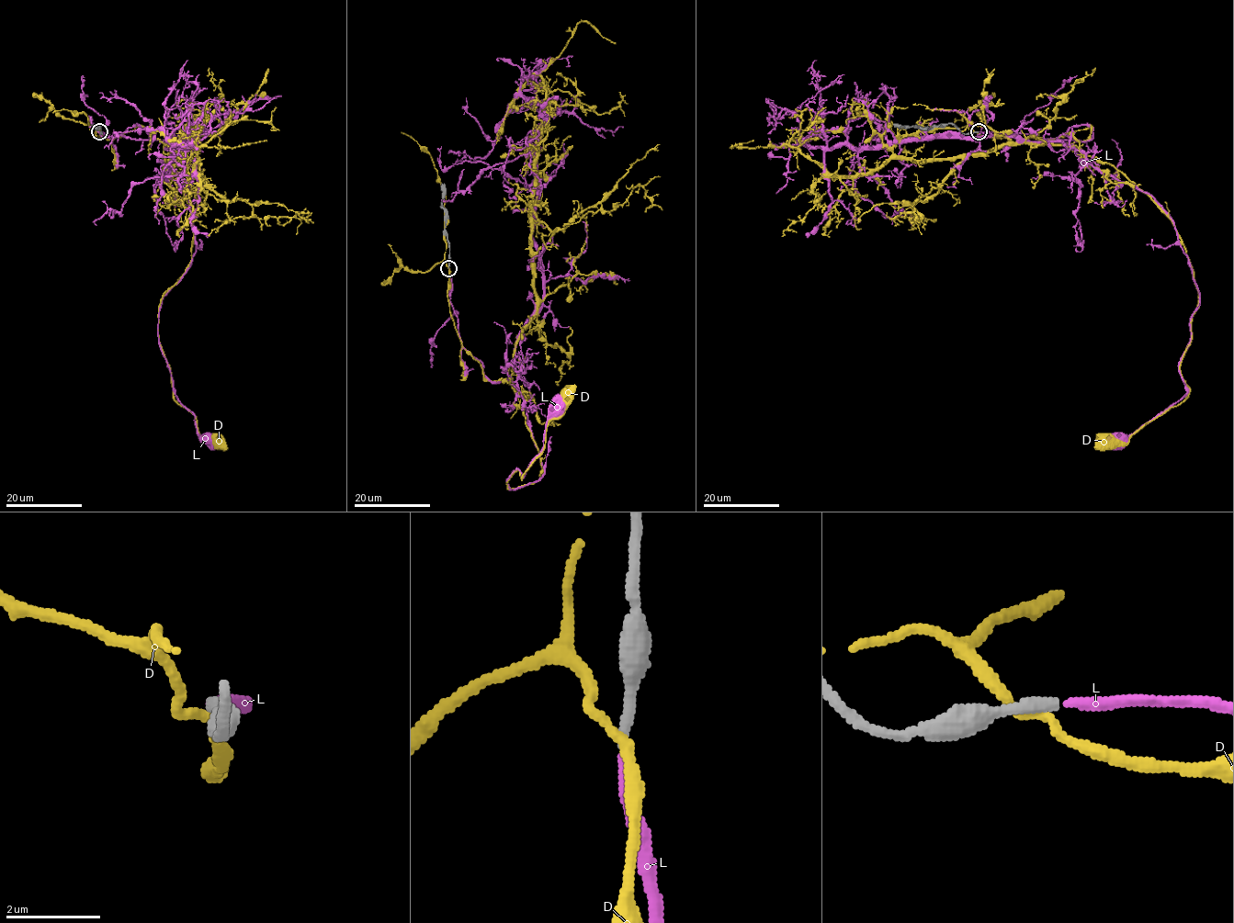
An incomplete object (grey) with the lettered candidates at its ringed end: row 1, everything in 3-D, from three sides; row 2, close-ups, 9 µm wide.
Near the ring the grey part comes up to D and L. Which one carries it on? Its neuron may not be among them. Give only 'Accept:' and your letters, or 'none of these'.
Accept: L

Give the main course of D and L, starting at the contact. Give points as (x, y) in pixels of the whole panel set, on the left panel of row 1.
D: (100, 132), (142, 126), (157, 138), (191, 215), (191, 261), (161, 301), (158, 340), (172, 397), (216, 443)
L: (100, 131), (112, 138), (139, 125), (164, 139), (190, 208), (195, 253), (161, 303), (158, 341), (208, 442)

